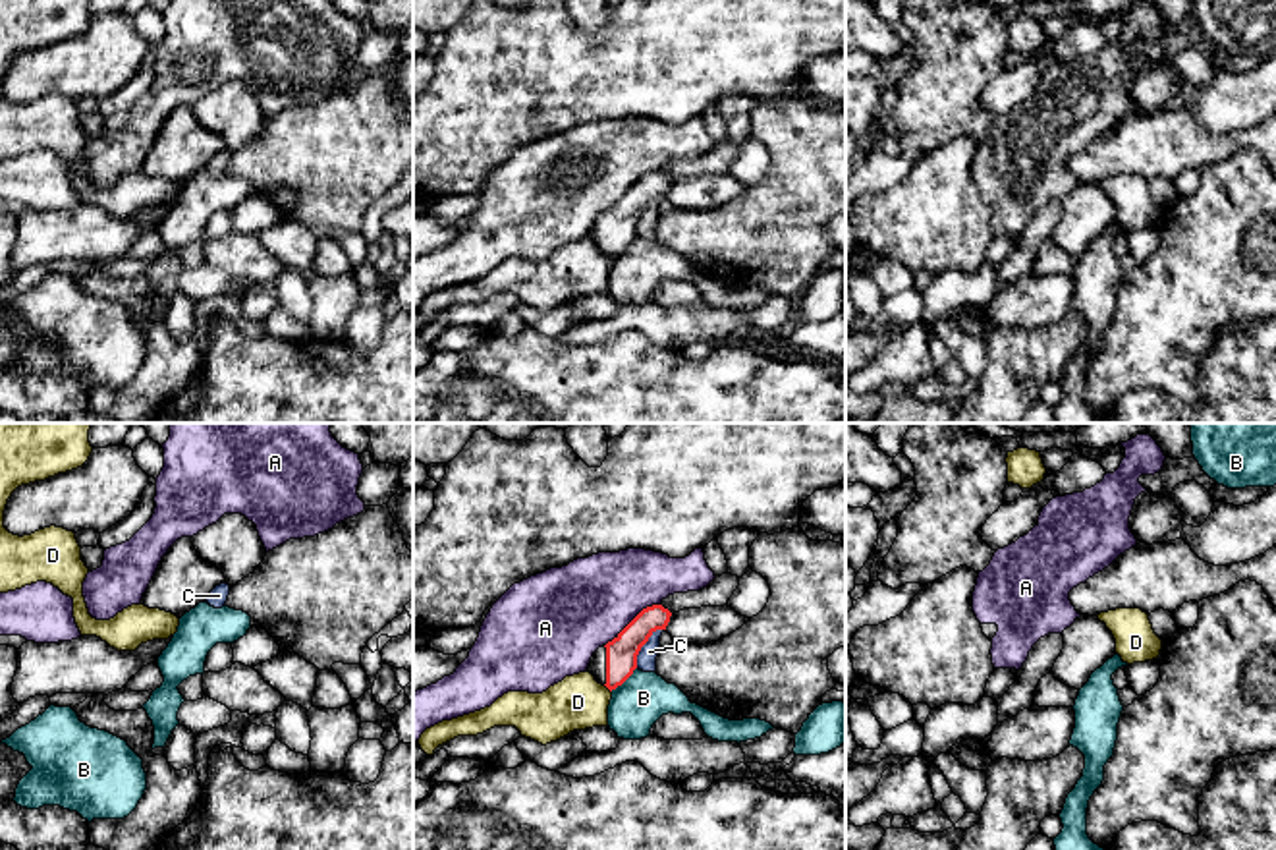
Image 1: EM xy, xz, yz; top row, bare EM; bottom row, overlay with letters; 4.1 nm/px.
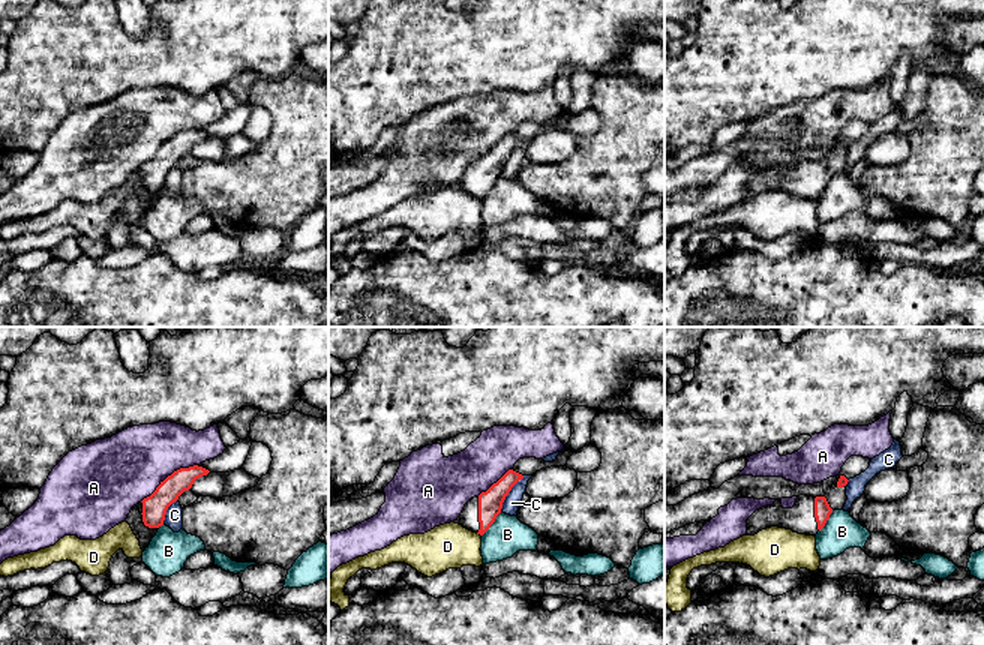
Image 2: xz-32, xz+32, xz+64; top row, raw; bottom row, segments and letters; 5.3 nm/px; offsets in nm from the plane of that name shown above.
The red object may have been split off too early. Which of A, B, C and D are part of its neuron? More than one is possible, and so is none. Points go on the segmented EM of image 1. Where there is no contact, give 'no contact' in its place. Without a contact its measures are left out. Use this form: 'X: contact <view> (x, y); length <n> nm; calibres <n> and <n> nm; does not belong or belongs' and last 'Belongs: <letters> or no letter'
A: contact xz (634, 619); length 300 nm; calibres 130 and 380 nm; does not belong
B: contact xz (624, 680); length 150 nm; calibres 130 and 220 nm; does not belong
C: contact xz (643, 644); length 200 nm; calibres 130 and 80 nm; does not belong
D: contact xz (607, 686); length 50 nm; calibres 130 and 220 nm; does not belong
Belongs: no letter

